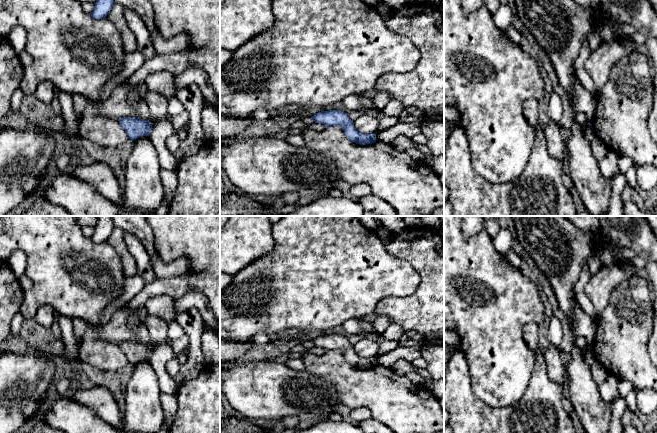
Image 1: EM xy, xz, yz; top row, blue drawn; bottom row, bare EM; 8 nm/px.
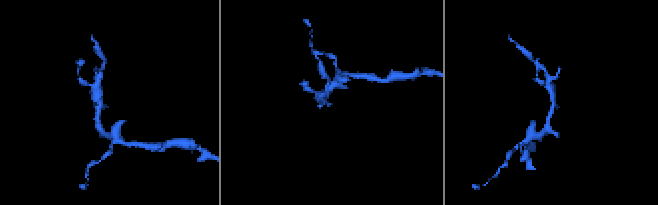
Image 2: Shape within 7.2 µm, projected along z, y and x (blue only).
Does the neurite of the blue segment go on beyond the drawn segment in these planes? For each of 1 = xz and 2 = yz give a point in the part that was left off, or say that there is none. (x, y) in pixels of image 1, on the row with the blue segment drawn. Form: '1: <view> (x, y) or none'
1: none
2: none

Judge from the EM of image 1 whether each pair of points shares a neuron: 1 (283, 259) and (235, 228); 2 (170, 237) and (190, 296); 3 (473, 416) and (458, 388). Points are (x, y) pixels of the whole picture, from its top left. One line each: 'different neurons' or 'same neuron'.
1: different neurons
2: different neurons
3: same neuron

